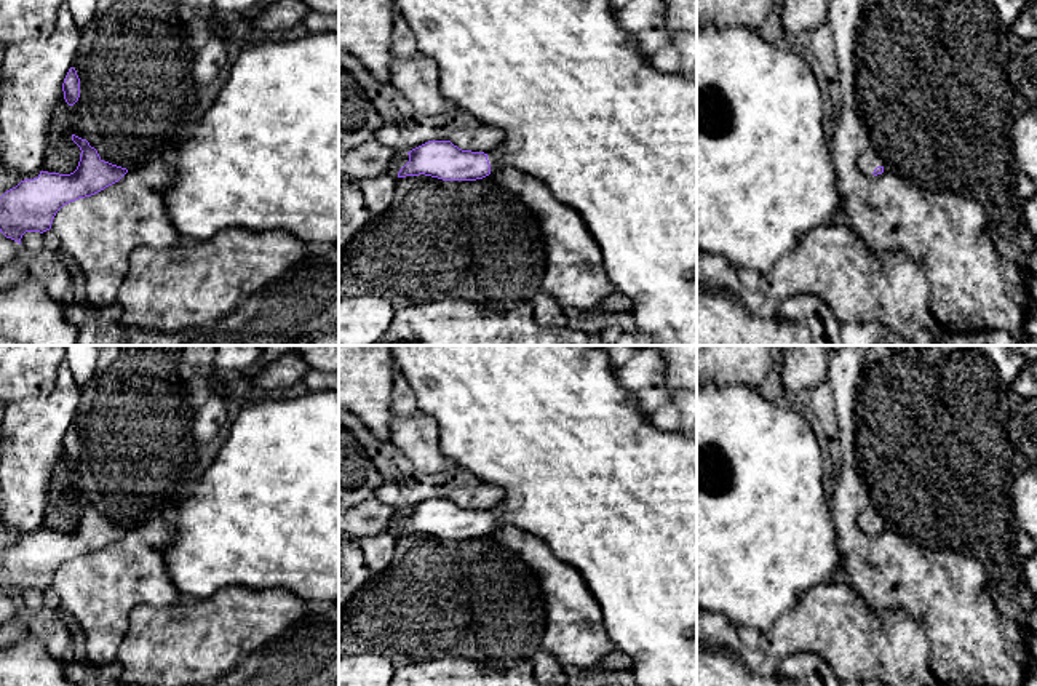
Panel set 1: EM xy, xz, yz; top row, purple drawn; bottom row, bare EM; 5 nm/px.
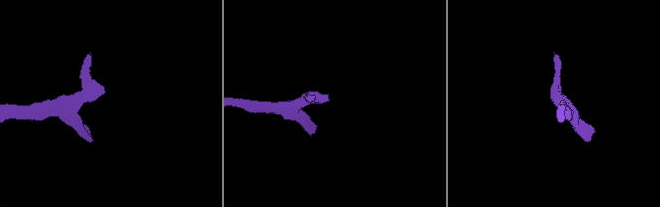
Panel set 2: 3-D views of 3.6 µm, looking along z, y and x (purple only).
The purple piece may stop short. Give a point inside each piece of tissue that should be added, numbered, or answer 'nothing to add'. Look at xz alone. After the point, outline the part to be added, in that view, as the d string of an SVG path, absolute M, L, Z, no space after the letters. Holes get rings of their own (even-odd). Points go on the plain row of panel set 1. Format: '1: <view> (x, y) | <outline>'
1: xz (612, 496) | M391 345L391 355L398 371L414 389L419 413L428 414L436 421L439 427L441 453L465 470L475 473L481 481L497 485L507 493L500 505L487 512L491 529L515 526L524 532L530 532L543 540L556 558L580 572L591 595L601 606L607 636L615 643L617 651L623 652L631 660L636 686L697 686L697 438L684 435L679 430L665 432L654 427L646 419L646 411L642 411L631 398L631 390L626 390L618 384L615 368L606 350L599 345Z

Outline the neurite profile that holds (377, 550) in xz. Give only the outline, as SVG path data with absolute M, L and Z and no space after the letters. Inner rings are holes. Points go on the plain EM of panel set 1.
M393 529L372 536L363 536L356 540L372 574L390 566L395 555L396 540L398 532Z

